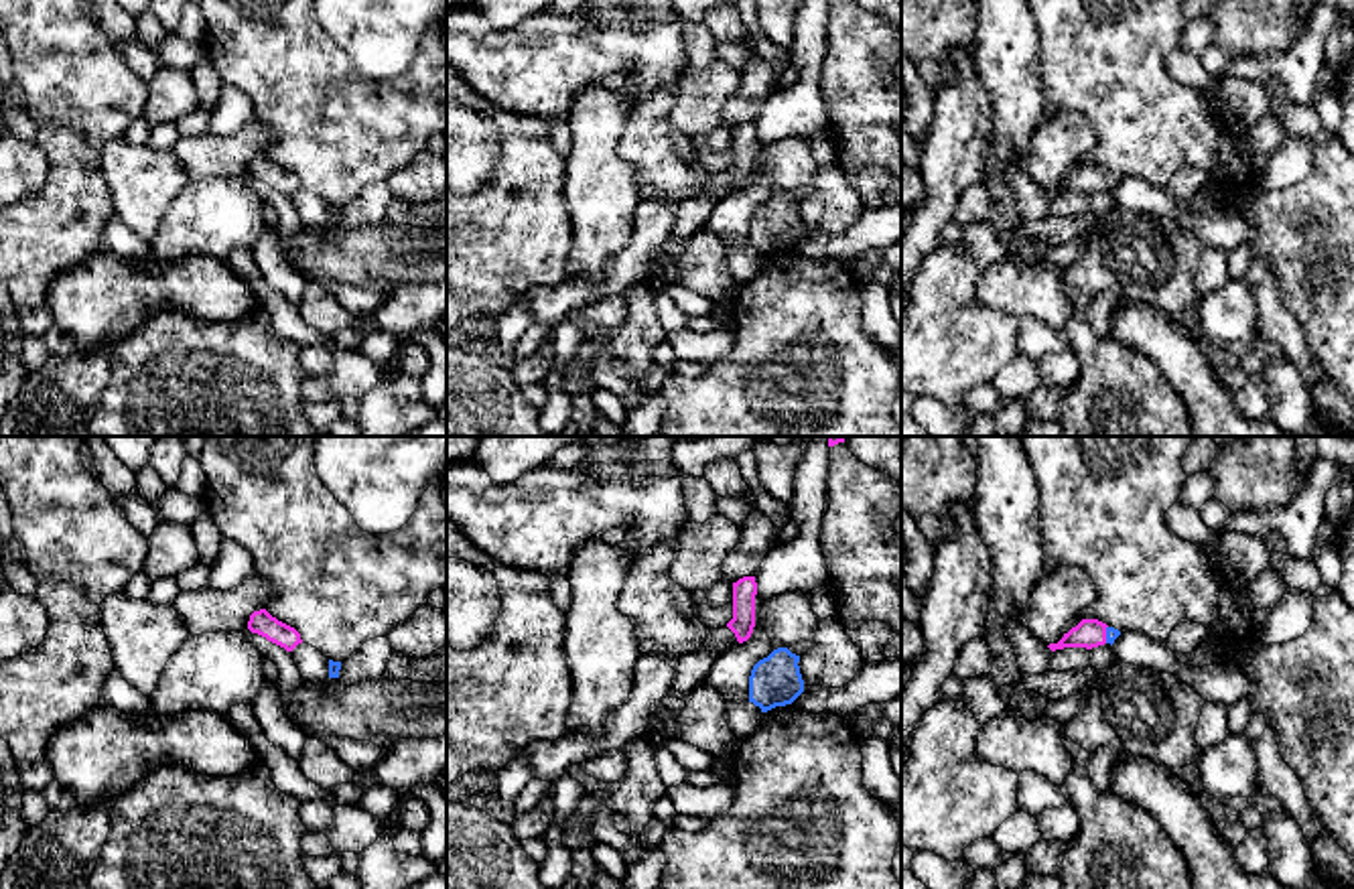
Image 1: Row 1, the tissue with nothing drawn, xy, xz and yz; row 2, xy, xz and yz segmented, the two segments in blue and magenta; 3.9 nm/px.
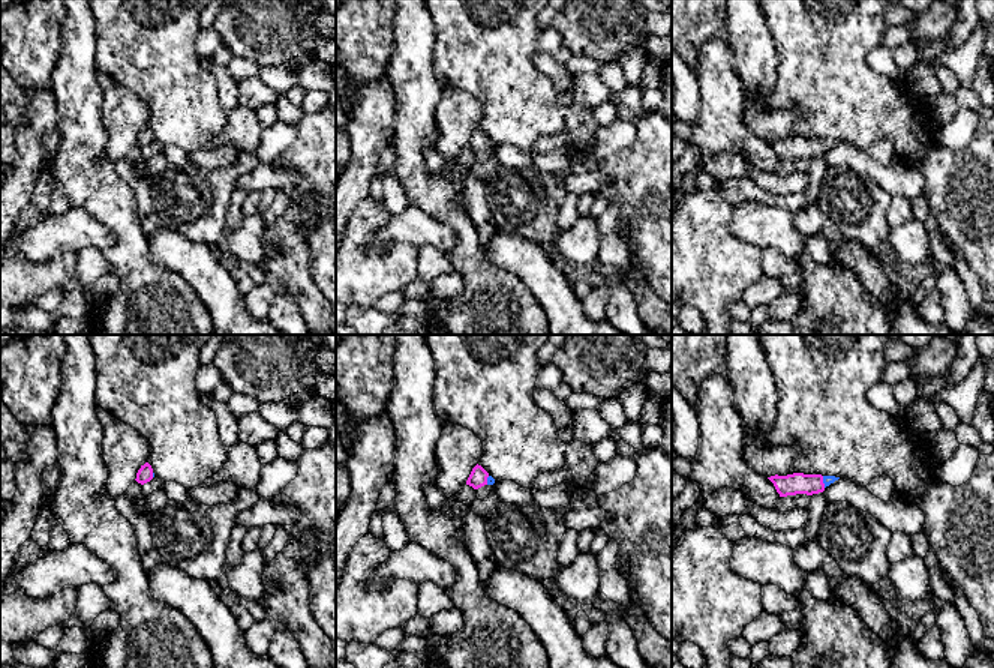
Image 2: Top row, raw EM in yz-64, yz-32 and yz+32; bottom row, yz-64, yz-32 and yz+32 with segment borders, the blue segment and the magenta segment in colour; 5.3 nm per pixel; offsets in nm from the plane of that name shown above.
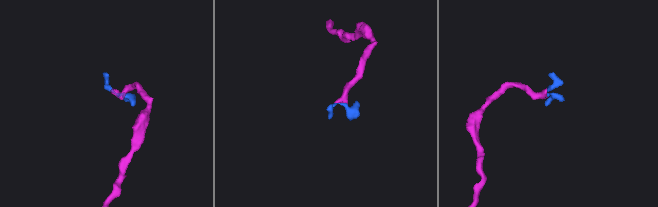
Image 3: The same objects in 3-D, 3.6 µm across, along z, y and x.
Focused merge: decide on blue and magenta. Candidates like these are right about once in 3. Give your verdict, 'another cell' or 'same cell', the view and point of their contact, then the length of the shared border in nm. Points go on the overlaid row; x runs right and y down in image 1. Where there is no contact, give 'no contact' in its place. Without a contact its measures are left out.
same cell; meets blue in yz at (1107, 634); contact 70 nm long

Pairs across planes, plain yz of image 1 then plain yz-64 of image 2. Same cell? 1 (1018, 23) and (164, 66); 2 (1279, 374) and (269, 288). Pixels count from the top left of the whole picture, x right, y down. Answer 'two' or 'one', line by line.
1: two
2: two

